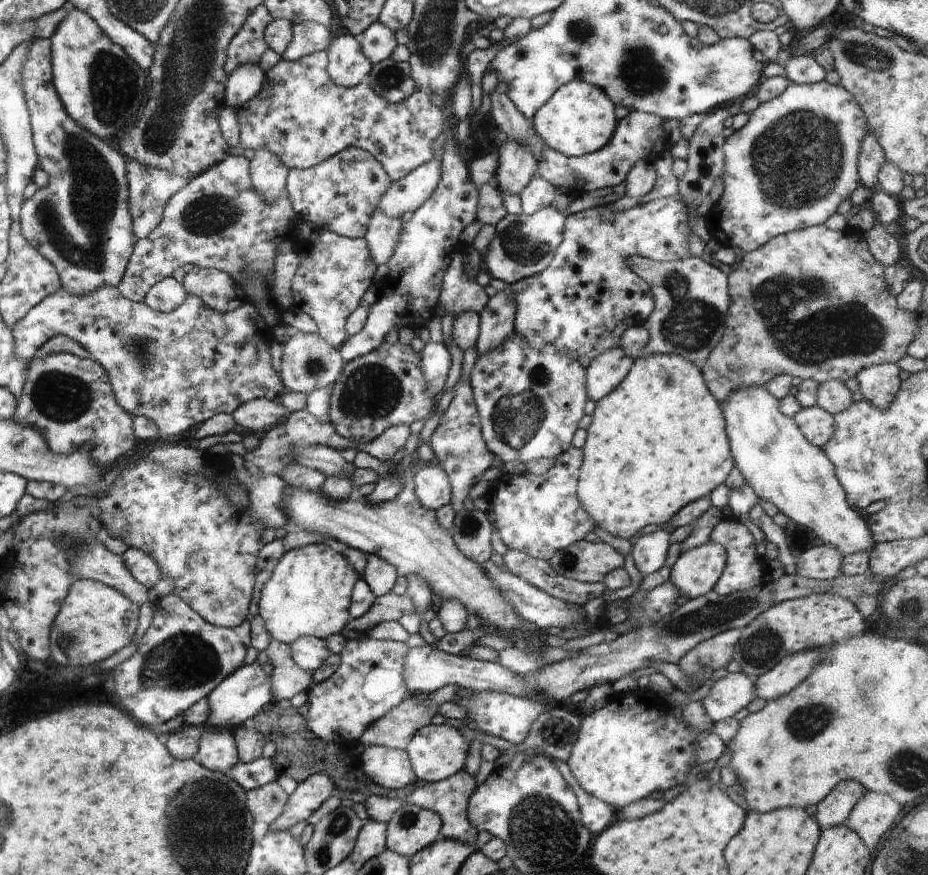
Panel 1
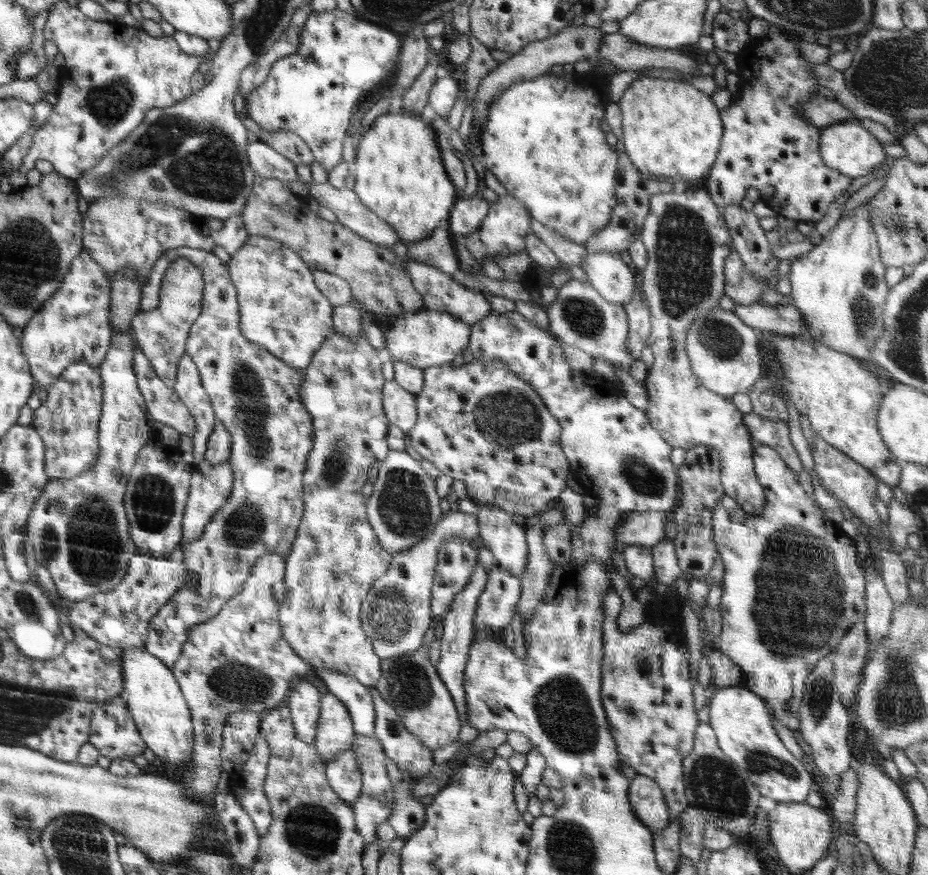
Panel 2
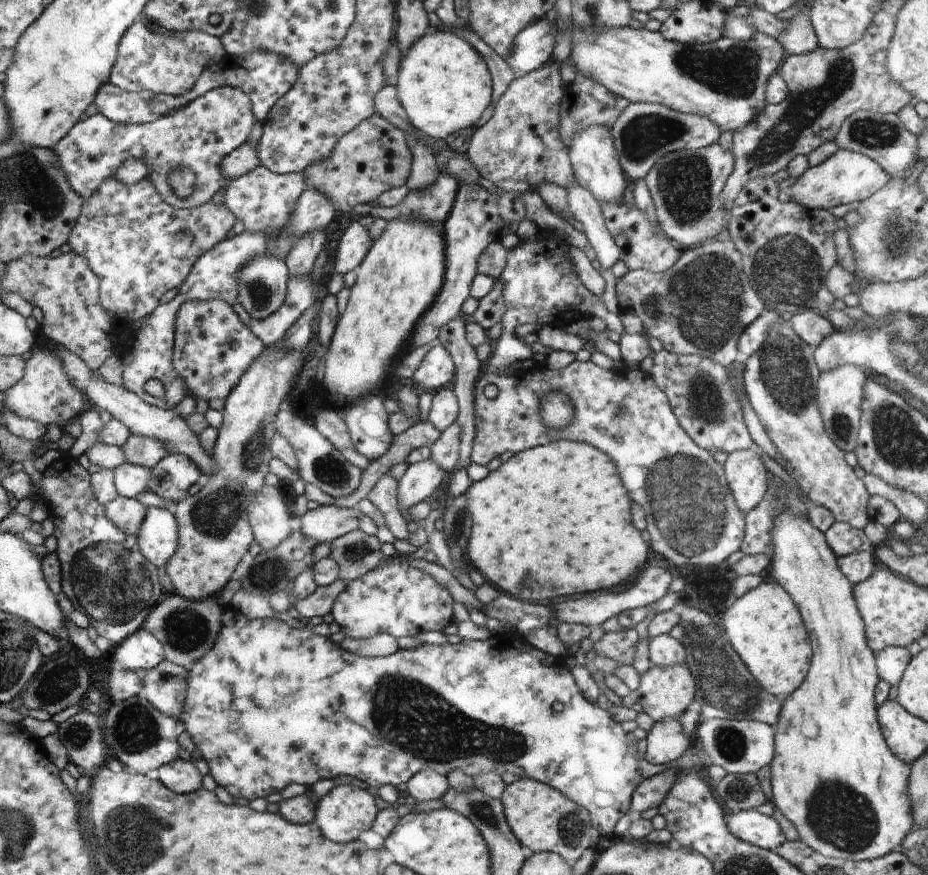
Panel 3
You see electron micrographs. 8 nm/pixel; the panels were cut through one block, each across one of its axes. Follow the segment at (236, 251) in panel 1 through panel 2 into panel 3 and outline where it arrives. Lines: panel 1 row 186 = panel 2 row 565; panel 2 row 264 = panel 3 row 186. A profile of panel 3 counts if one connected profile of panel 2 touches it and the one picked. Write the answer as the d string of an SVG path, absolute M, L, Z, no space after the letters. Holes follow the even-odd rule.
M226 85L213 88L185 107L149 123L122 124L100 113L83 118L82 124L53 151L69 183L82 197L92 196L106 179L116 177L126 159L136 159L149 168L147 179L163 201L169 201L177 209L191 209L212 200L220 188L230 184L231 180L221 173L222 159L249 140L255 122L249 96L239 88ZM176 167L190 167L195 174L195 187L188 198L178 199L168 184L169 172Z

